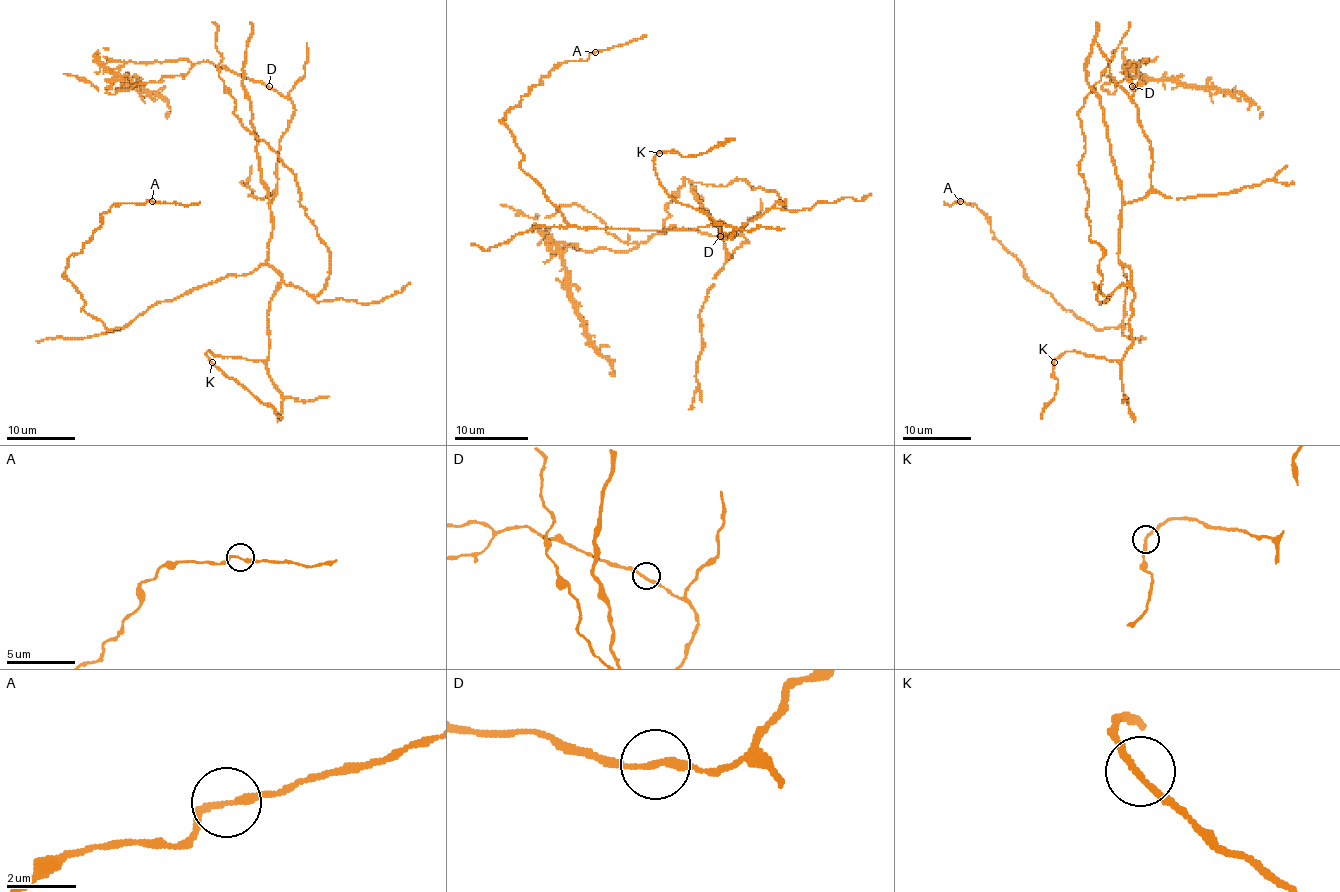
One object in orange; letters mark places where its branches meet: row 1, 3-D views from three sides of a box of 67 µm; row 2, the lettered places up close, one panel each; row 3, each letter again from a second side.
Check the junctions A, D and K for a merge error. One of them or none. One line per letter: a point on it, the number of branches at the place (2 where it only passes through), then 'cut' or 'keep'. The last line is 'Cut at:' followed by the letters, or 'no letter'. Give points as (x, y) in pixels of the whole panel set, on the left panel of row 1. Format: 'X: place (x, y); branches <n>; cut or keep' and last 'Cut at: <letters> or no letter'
A: place (152, 201); branches 2; keep
D: place (269, 86); branches 2; keep
K: place (212, 362); branches 2; keep
Cut at: no letter

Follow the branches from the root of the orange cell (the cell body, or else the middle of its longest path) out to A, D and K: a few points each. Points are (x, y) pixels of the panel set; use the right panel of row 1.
A: (1120, 237), (1125, 317), (1116, 327), (1096, 329), (1037, 287), (994, 236), (989, 218), (959, 201)
D: (1120, 237), (1122, 206), (1146, 194), (1153, 170), (1151, 141), (1142, 131), (1132, 86)
K: (1120, 237), (1118, 258), (1132, 275), (1134, 300), (1128, 322), (1132, 346), (1120, 360), (1065, 351), (1054, 362)

